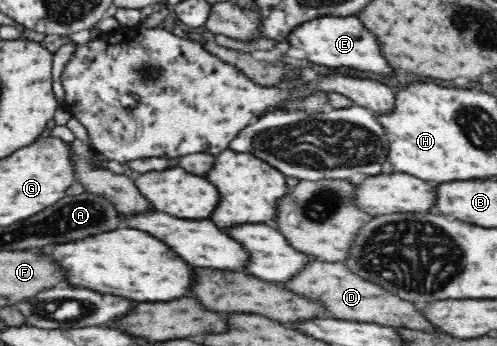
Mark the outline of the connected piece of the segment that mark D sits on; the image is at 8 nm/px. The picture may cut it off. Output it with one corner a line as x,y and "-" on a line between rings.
319,259
310,260
311,267
299,275
299,279
291,281
295,291
307,291
307,295
323,295
327,299
327,307
331,313
341,319
355,319
361,323
383,323
385,327
409,327
409,329
437,329
425,313
411,301
397,297
395,293
387,291
379,283
363,279
361,275
353,273
343,262
323,262

